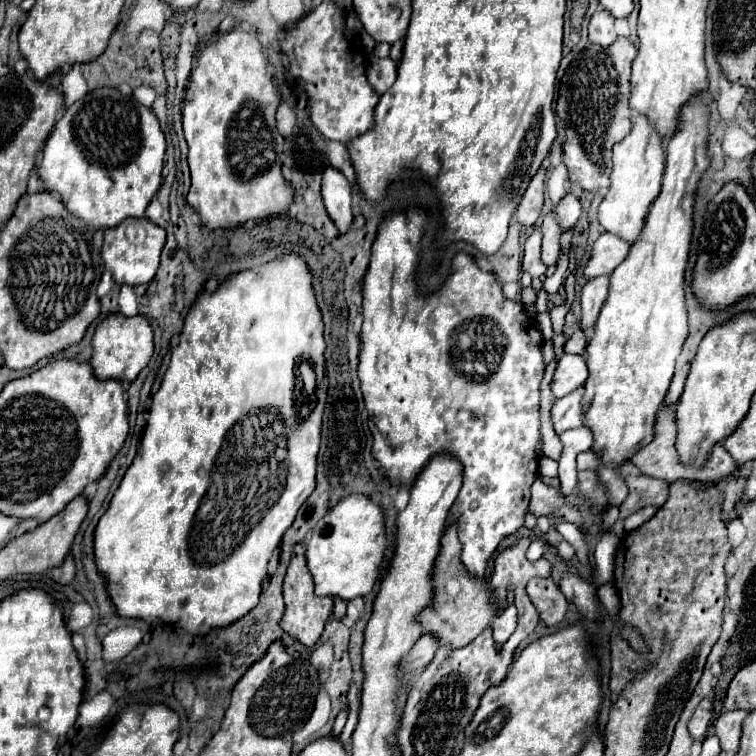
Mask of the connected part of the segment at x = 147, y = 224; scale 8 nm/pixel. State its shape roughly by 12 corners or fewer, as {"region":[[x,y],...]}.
{"region":[[127,218],[103,234],[117,284],[145,284],[159,268],[165,230]]}

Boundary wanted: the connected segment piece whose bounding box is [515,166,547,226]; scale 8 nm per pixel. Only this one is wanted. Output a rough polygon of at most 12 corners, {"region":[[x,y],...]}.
{"region":[[545,166],[537,170],[525,190],[517,220],[533,226],[545,198]]}

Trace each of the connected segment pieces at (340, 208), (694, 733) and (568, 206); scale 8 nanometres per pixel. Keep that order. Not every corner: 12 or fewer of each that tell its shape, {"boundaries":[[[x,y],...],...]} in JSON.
{"boundaries":[[[335,170],[323,172],[325,208],[347,232],[353,222],[351,186]],[[707,696],[689,720],[693,740],[705,740],[713,720],[713,698]],[[567,194],[555,208],[563,230],[577,224],[581,202]]]}

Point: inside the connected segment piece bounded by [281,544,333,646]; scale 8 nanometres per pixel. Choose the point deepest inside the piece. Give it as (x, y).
(305, 615)

